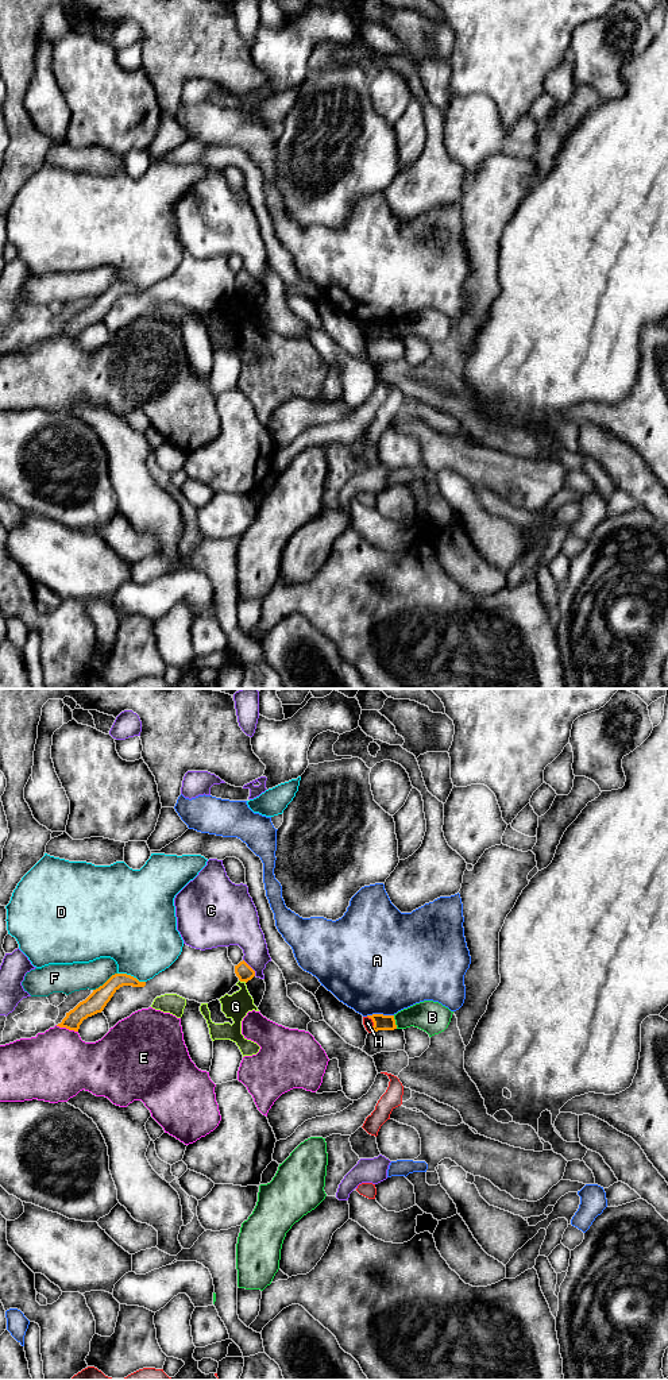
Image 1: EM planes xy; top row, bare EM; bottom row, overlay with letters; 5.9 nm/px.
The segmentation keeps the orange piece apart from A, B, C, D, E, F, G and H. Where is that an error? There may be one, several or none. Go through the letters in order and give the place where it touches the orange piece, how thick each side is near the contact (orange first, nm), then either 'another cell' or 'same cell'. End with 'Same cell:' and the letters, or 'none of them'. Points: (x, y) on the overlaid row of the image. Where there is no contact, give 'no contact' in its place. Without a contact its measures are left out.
A: xy (379, 1014) | 100/500 nm | another cell
B: xy (394, 1022) | 100/190 nm | another cell
C: xy (250, 967) | 100/220 nm | another cell
D: xy (130, 975) | 110/440 nm | another cell
E: xy (66, 1028) | 120/420 nm | another cell
F: xy (105, 982) | 120/180 nm | another cell
G: xy (243, 980) | 100/150 nm | another cell
H: xy (374, 1024) | 100/60 nm | another cell
Same cell: none of them

